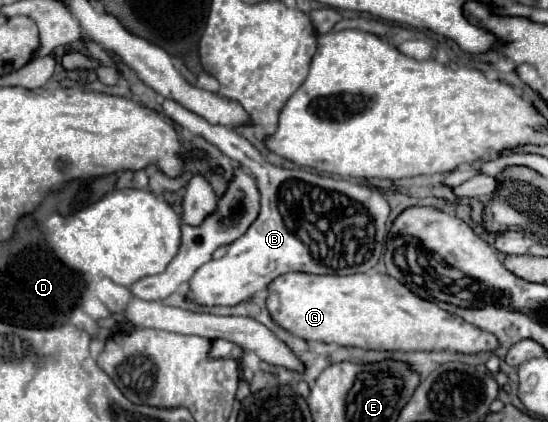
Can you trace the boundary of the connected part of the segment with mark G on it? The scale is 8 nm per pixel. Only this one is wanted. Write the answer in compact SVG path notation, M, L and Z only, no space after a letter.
M289 272L269 284L267 306L271 318L287 332L325 344L355 346L363 350L399 350L399 352L461 352L479 354L495 352L499 340L489 332L479 332L473 324L441 310L415 296L393 276L367 272L353 276L315 276Z

